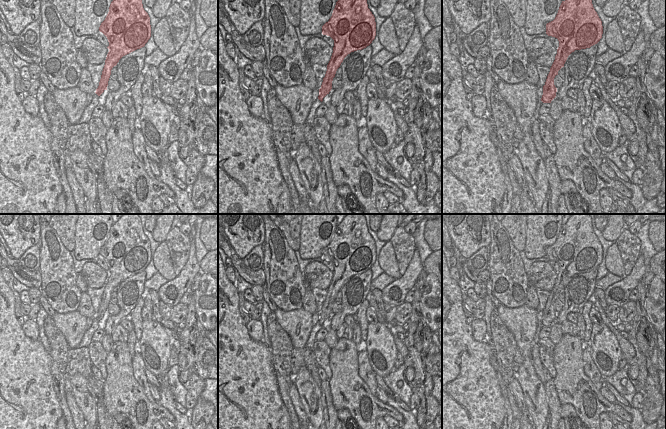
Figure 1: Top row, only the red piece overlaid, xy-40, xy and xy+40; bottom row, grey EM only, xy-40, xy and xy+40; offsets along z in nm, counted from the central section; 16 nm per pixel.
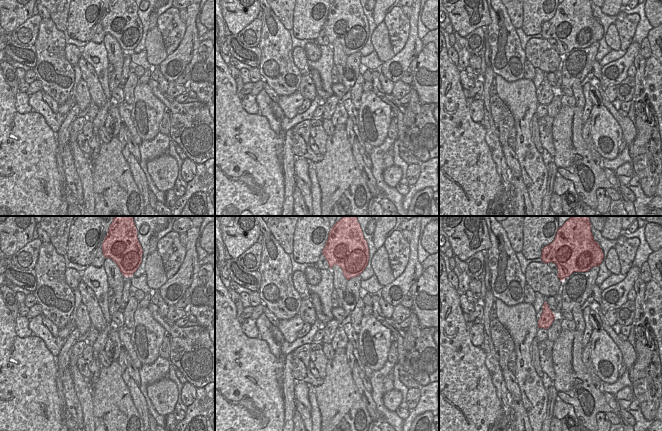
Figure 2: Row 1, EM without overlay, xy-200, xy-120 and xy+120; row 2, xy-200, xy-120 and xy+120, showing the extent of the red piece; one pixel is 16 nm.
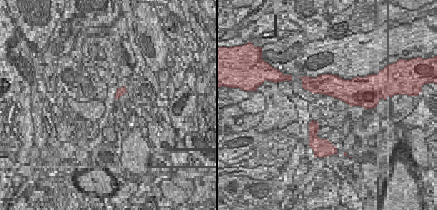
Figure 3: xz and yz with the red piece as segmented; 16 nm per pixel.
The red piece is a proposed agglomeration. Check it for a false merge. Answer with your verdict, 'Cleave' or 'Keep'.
Keep.

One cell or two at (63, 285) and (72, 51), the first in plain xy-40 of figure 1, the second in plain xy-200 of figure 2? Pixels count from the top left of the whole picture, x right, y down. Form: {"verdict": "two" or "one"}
{"verdict": "two"}

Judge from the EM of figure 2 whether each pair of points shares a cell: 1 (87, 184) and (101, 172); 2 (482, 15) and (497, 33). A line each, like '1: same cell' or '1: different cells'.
1: different cells
2: different cells

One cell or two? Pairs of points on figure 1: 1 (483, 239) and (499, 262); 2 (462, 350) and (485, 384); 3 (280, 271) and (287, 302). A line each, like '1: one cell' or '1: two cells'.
1: two cells
2: one cell
3: one cell

